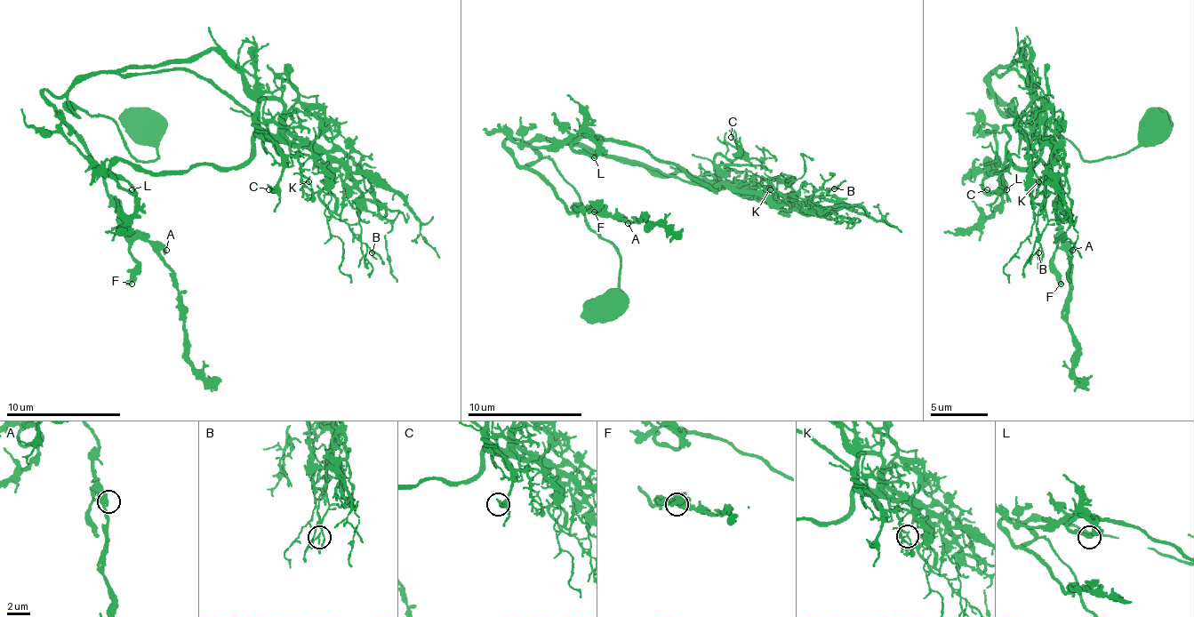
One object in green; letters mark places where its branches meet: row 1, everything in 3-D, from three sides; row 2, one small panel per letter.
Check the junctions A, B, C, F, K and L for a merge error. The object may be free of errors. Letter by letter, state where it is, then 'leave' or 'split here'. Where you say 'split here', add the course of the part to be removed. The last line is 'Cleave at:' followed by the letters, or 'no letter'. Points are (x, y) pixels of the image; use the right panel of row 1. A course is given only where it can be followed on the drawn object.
A: at (1072, 250); leave
B: at (1038, 252); leave
C: at (987, 189); leave
F: at (1061, 284); leave
K: at (1038, 181); split here; foreign part runs (1038, 180), (1041, 192), (1053, 147), (1021, 52), (989, 75), (989, 95), (1061, 189), (1067, 326), (1090, 389)
L: at (1006, 189); leave
Cleave at: K

